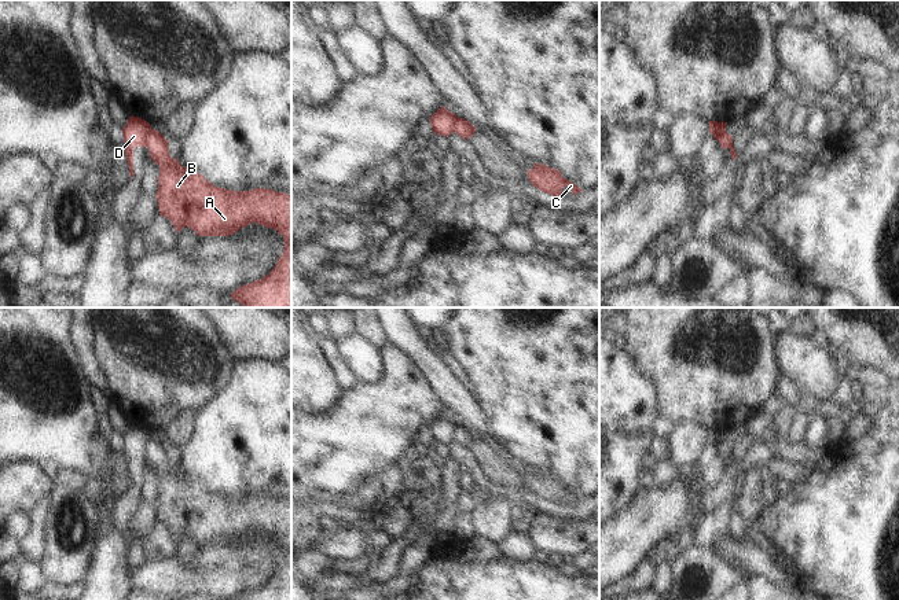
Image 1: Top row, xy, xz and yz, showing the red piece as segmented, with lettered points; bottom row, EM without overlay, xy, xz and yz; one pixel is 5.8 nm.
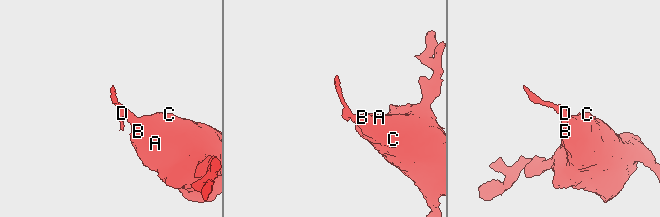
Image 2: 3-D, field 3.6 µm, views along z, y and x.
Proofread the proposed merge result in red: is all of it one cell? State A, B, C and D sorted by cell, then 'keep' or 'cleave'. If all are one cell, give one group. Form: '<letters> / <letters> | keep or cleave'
A B C / D | cleave

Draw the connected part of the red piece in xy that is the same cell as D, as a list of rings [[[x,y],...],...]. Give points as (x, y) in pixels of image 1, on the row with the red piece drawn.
[[[131,115],[126,125],[122,128],[125,155],[129,166],[129,176],[132,178],[133,170],[133,148],[147,147],[147,133],[151,126],[147,121]]]

